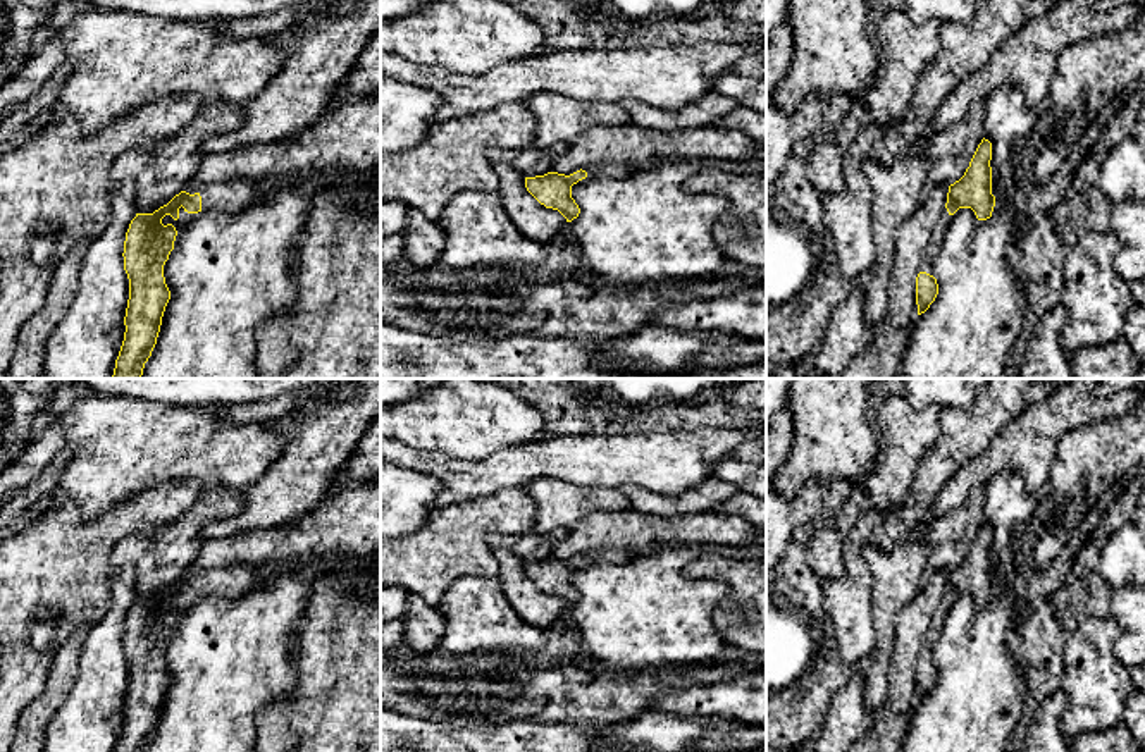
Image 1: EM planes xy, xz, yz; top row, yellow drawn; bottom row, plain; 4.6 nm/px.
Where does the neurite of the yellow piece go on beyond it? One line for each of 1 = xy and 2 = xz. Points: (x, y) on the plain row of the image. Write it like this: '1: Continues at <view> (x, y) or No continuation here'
1: Continues at xy (231, 582)
2: Continues at xz (613, 554)

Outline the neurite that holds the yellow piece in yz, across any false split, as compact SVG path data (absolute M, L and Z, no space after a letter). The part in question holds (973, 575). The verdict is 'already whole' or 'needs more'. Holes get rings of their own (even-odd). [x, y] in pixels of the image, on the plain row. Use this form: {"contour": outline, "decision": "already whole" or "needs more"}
{"contour": "M981 525L964 561L949 571L944 599L933 611L935 623L930 626L916 663L918 700L925 699L938 680L933 663L933 642L940 632L940 619L947 614L952 601L959 594L971 594L978 606L992 602L995 582L992 580L992 528Z", "decision": "needs more"}

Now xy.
{"contour": "M238 564L208 571L195 580L181 576L153 599L136 599L126 618L122 638L129 685L115 752L145 752L152 742L170 685L164 650L174 635L177 618L201 595L239 599L258 583L260 571L255 566Z", "decision": "needs more"}

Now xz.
{"contour": "M596 547L570 559L548 558L544 561L525 563L527 576L546 594L558 595L566 607L579 602L580 594L572 583L572 571L587 561L628 563L639 552L618 547Z", "decision": "needs more"}

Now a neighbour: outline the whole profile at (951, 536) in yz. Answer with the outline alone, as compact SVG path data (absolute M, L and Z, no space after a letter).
M976 484L962 504L930 521L926 540L931 552L923 571L925 582L935 573L950 571L964 561L983 525L985 485Z

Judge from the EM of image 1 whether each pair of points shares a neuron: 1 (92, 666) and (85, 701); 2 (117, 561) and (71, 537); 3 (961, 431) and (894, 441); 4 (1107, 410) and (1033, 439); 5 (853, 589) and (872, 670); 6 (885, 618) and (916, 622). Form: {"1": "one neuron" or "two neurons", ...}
{"1": "one neuron", "2": "two neurons", "3": "two neurons", "4": "one neuron", "5": "two neurons", "6": "two neurons"}

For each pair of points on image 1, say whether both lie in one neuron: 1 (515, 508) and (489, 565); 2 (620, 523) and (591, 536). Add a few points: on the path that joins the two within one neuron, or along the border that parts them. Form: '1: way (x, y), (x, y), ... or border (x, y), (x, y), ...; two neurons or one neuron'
1: way (498, 515), (479, 534), (479, 548); one neuron
2: way (613, 529), (598, 530); one neuron

